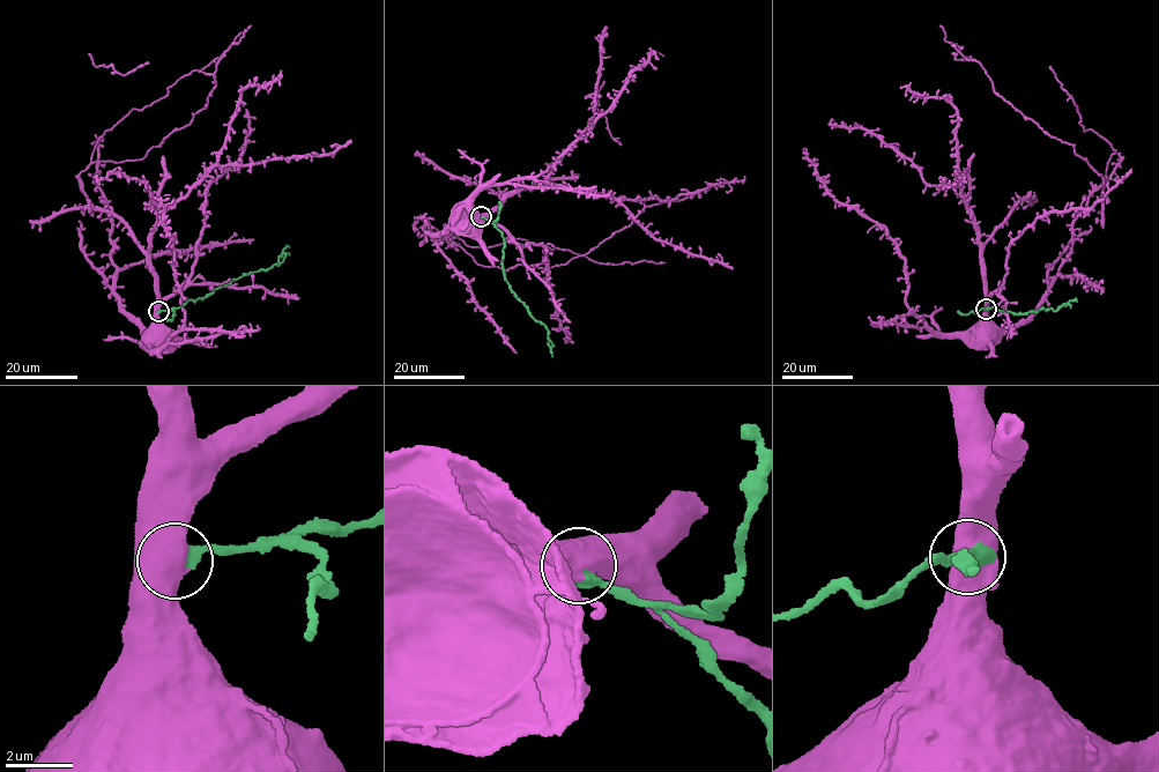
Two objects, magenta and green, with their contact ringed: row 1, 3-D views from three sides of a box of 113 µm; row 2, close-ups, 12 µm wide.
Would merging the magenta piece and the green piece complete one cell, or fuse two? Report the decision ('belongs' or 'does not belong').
does not belong

